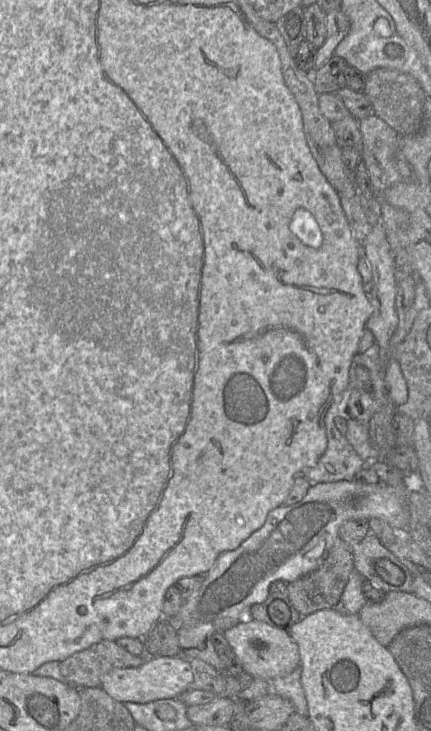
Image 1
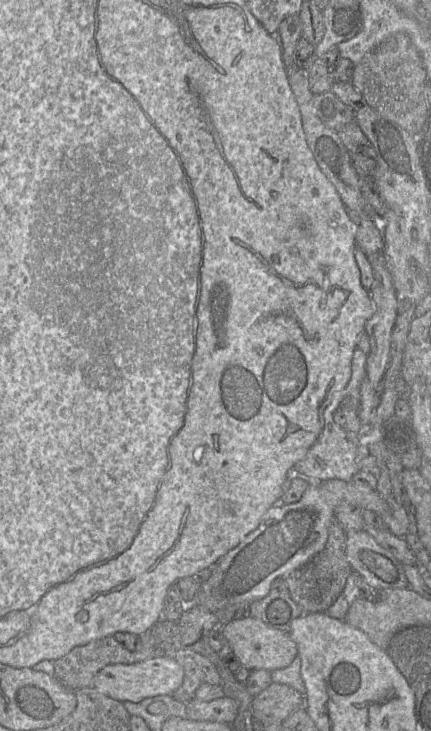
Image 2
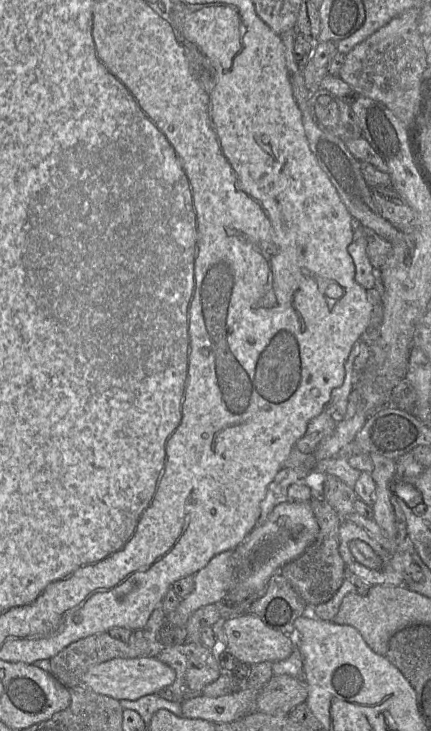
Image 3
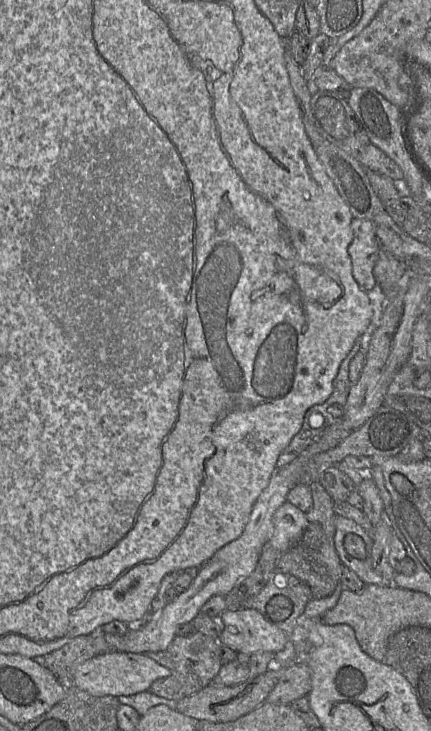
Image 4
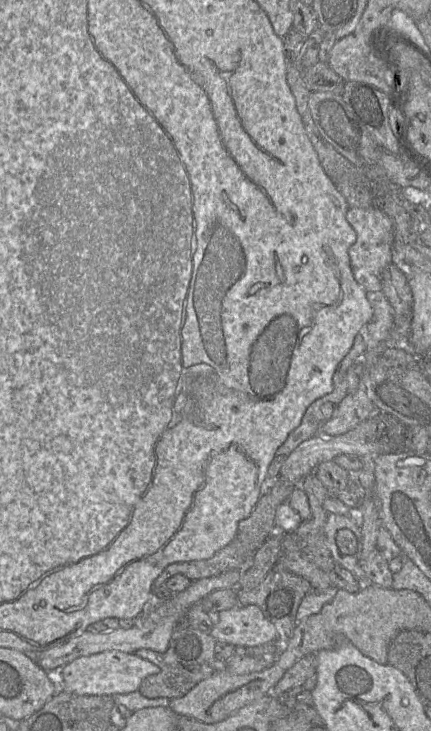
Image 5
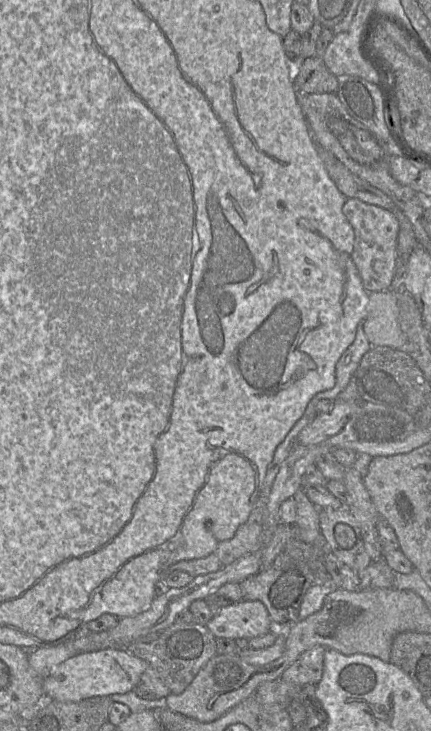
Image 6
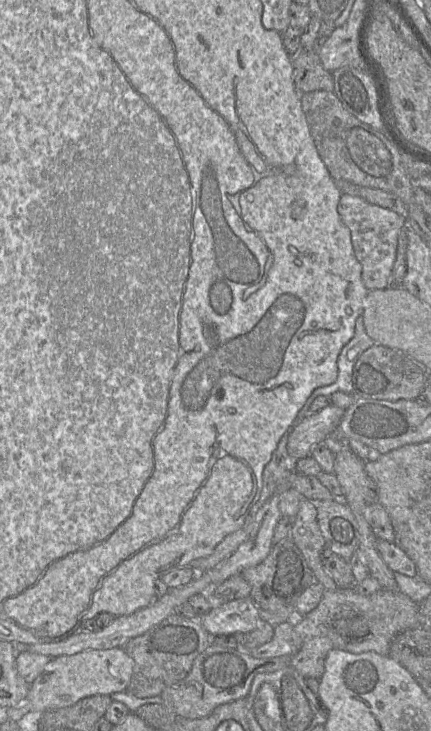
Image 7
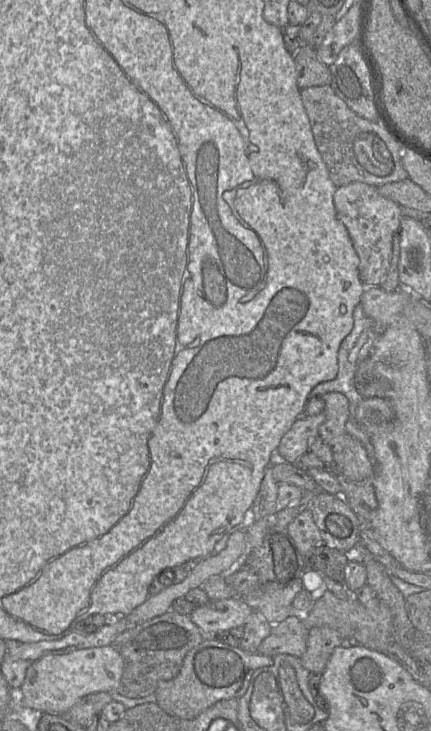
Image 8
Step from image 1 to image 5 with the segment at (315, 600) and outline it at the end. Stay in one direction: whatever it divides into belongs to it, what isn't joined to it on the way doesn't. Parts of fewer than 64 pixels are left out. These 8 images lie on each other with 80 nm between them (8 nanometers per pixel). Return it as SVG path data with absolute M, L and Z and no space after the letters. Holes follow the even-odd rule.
M315 472L308 474L301 482L300 487L308 496L311 517L303 520L293 532L283 535L278 565L285 570L305 578L312 586L312 590L324 591L333 586L331 572L336 562L327 547L325 524L328 512L323 507L323 502L329 495L328 490L321 483Z

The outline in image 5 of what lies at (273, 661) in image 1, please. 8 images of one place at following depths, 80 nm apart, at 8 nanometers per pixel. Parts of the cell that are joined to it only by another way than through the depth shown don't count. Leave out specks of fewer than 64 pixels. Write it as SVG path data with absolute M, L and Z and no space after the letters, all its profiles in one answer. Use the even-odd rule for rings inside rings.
M238 605L221 611L219 621L210 634L216 641L244 647L279 641L282 636L280 630L256 605Z

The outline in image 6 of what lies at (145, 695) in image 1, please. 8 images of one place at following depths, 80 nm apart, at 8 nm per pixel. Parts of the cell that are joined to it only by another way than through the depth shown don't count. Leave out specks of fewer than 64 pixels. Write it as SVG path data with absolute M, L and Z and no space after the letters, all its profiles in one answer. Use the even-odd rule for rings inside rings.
M106 648L76 654L65 660L43 680L45 699L79 702L94 696L133 691L148 664L125 648Z

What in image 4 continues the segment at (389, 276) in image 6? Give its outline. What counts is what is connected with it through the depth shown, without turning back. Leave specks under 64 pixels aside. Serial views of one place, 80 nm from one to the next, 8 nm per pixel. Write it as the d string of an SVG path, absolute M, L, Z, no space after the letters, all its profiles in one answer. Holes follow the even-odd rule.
M353 217L351 227L354 237L348 254L352 261L352 275L358 285L369 292L377 285L373 269L380 254L380 242L370 220Z

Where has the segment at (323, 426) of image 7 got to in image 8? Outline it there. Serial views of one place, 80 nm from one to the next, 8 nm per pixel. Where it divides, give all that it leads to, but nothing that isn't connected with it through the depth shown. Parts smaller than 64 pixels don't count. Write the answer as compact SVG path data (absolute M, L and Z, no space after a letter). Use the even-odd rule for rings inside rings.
M321 412L314 416L302 416L296 419L291 428L283 435L276 450L280 460L295 463L306 452L313 438L319 436L319 427L325 421Z

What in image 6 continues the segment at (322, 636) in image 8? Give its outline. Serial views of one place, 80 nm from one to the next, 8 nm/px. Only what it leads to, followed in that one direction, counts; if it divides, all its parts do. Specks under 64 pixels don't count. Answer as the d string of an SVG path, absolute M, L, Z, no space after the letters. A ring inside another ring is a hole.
M324 646L305 651L282 673L281 679L301 687L306 684L317 685L323 675L325 651Z

